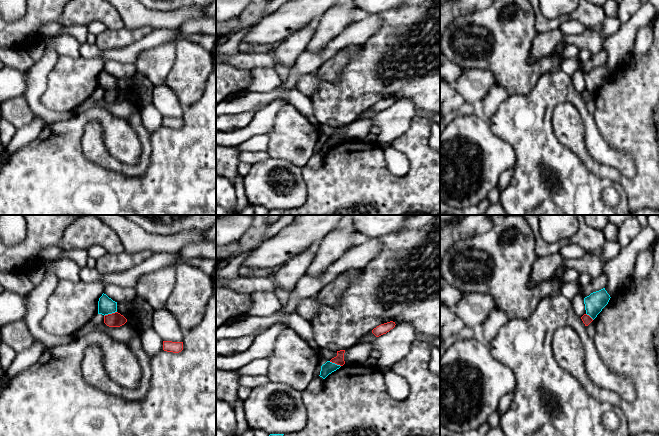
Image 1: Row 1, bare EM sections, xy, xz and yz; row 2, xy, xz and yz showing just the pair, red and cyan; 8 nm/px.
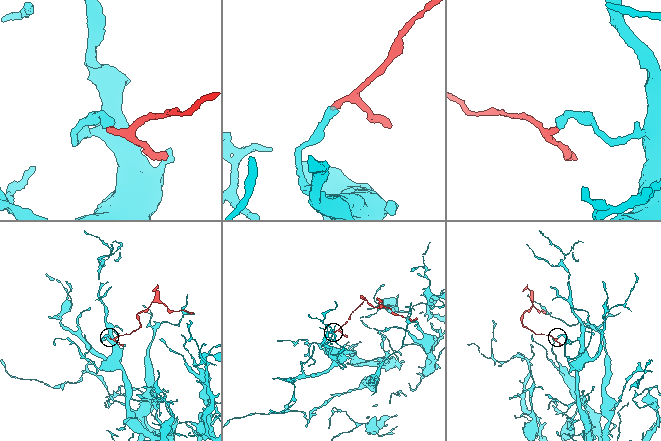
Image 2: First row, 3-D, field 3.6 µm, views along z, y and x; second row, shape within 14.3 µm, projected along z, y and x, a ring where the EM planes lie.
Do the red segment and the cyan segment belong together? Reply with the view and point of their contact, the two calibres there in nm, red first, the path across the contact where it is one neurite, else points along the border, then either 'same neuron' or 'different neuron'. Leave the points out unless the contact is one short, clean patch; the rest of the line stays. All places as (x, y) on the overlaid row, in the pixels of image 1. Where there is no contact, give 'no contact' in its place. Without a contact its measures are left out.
contact xy (110, 314); calibres 110 and 140 nm; border xy (116, 311), (104, 316); different neuron

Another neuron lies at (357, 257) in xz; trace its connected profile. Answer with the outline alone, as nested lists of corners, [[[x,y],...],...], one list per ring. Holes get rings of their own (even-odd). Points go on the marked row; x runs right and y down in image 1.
[[[370,238],[365,243],[349,248],[346,253],[332,263],[319,277],[305,274],[288,293],[289,299],[281,311],[296,312],[299,302],[305,298],[314,298],[319,291],[339,275],[351,269],[362,270],[380,252],[382,244],[379,239]]]

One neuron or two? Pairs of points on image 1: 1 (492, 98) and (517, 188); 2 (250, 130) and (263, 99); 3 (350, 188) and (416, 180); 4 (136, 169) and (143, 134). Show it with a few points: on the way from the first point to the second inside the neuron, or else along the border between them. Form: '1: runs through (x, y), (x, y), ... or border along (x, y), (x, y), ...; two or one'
1: border along (509, 95), (488, 120); two
2: border along (279, 100), (269, 102), (255, 113); two
3: runs through (366, 188), (400, 188); one
4: runs through (143, 160), (145, 143); one

